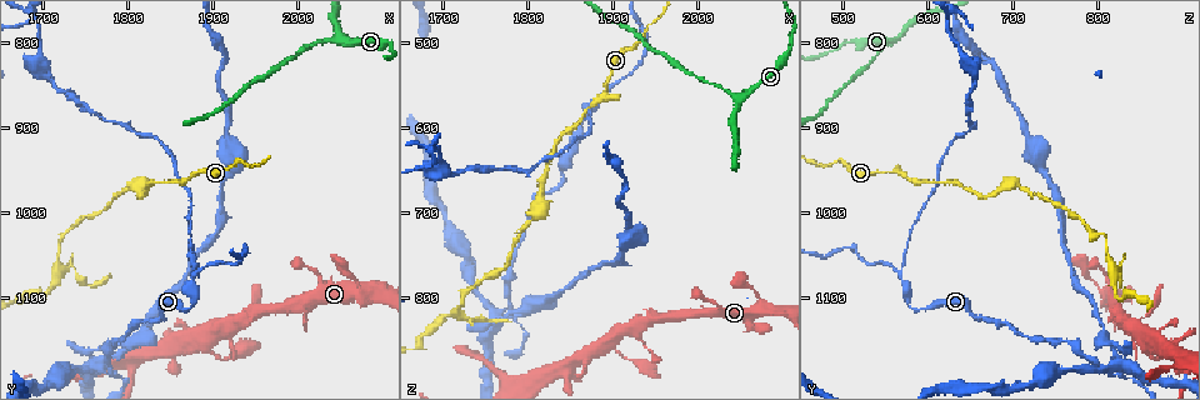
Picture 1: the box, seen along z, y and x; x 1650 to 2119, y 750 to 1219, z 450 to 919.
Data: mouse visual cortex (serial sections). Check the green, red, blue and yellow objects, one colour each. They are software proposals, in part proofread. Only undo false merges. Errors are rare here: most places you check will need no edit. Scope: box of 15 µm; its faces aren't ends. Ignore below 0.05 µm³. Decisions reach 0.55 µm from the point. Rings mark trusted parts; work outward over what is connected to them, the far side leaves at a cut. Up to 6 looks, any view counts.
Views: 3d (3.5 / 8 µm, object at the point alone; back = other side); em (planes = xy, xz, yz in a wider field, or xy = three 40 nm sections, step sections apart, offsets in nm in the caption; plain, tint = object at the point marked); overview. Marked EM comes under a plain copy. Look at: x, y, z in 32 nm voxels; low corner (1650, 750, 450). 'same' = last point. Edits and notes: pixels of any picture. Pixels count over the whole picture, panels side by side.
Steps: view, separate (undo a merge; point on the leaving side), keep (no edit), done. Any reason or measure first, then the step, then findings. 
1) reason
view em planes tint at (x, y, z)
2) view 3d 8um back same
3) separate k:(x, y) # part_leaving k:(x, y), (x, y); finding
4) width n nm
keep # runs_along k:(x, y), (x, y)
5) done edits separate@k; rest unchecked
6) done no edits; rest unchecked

view 3d 3.5um at (2055, 800, 565)

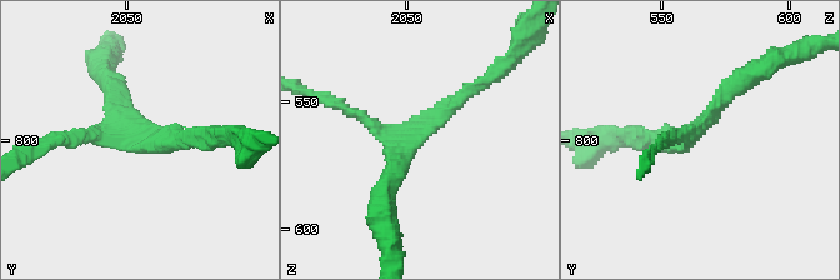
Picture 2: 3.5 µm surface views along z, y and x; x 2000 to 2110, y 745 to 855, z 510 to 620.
arms 3
keep # runs_along 2:(486, 80), (418, 131), (383, 131), (341, 106); continuous, no second cell

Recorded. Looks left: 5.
three arms meet
view 3d 3.5um at (1880, 1075, 570)

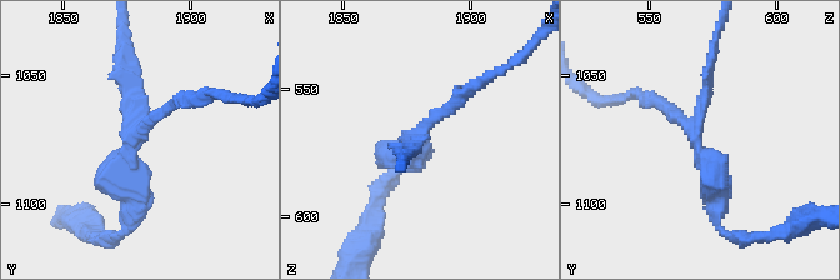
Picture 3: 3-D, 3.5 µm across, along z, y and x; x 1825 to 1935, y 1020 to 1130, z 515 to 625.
arms 3; arm_widths 150, 150, 350 nm
view em xy step 1 tint at (1876, 1073, 569)

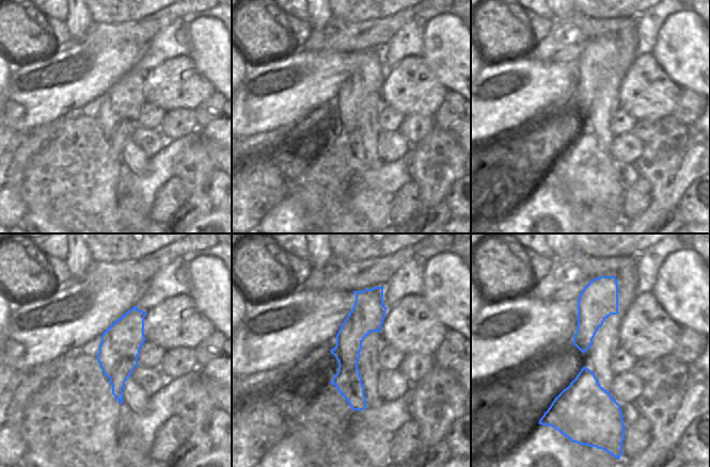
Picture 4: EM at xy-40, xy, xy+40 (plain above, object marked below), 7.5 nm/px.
separate 3:(130, 78) # border 4:(137, 360), (120, 357), (110, 379); two cells meet here

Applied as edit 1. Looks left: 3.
sharp bend
view 3d 8um at (1845, 1125, 665)

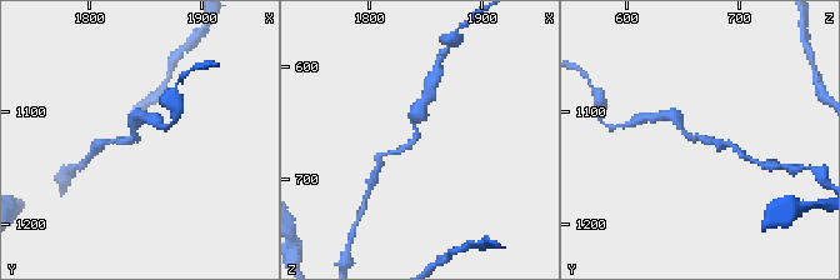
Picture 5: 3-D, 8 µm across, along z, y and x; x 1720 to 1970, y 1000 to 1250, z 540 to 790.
arm_widths 150, 250 nm
view em xy step 3 tint at (1842, 1122, 664)

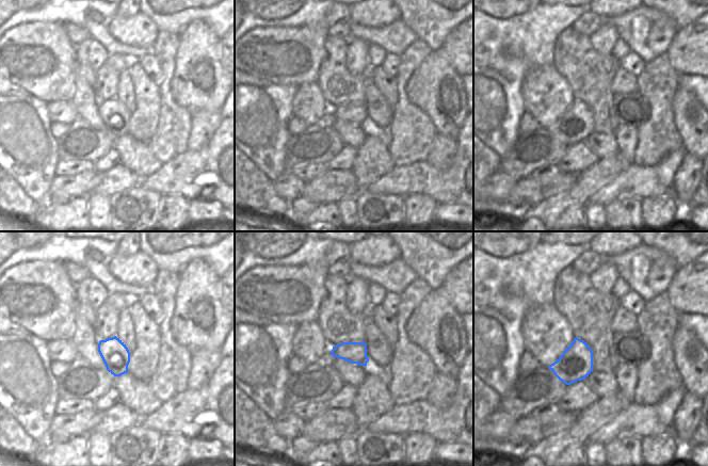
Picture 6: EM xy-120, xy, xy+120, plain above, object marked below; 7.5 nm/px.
keep # runs_along 5:(416, 115), (416, 139), (385, 154); continuous, no second cell

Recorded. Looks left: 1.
done edits separate@3; rest unchecked

